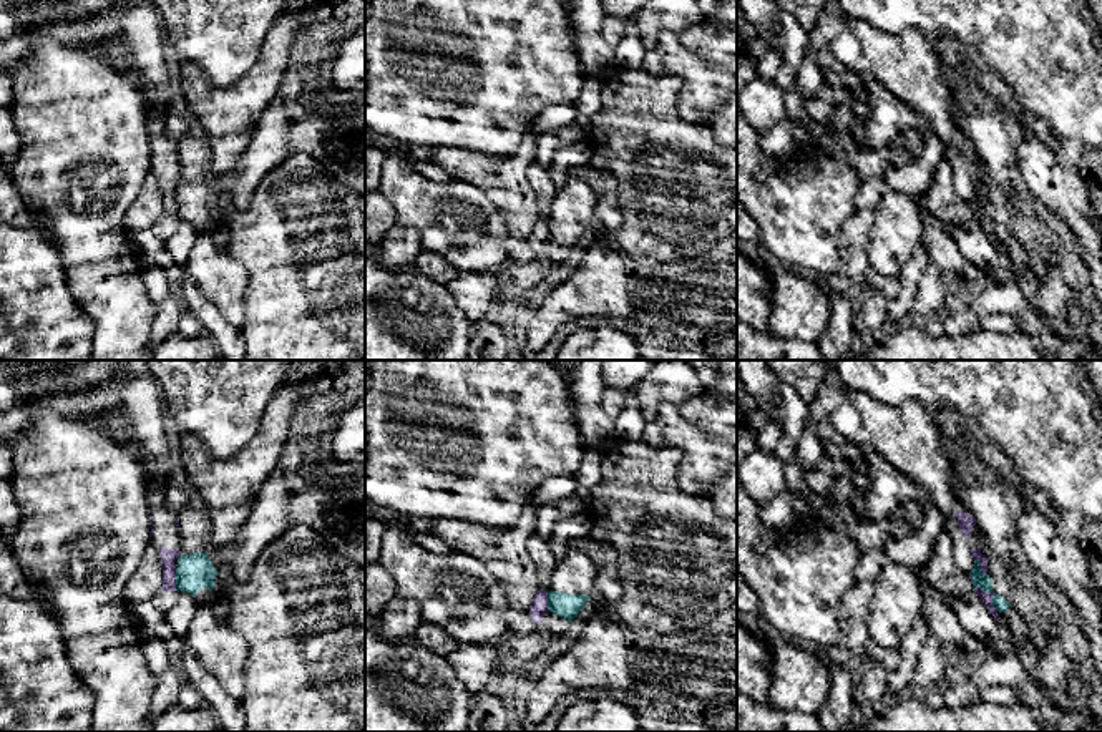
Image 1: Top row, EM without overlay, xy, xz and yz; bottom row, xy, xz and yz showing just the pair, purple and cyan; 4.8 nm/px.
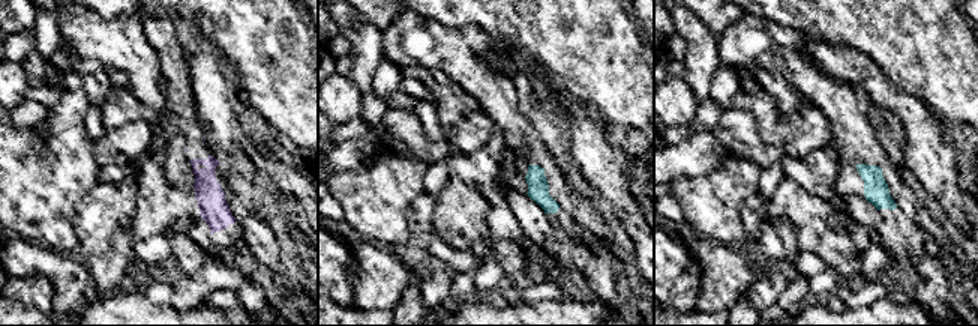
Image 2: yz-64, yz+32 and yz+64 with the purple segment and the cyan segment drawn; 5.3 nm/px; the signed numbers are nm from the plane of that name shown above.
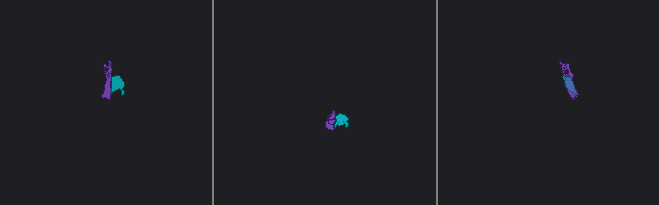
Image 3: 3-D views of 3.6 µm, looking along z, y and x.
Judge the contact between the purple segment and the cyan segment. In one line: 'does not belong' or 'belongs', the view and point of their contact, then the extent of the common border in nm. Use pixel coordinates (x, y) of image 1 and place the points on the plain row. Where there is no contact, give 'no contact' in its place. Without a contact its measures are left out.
does not belong; contact yz (993, 223); length 160 nm

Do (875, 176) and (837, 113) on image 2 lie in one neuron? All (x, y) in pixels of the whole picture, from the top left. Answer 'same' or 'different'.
same

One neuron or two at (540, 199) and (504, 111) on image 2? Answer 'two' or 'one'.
one

